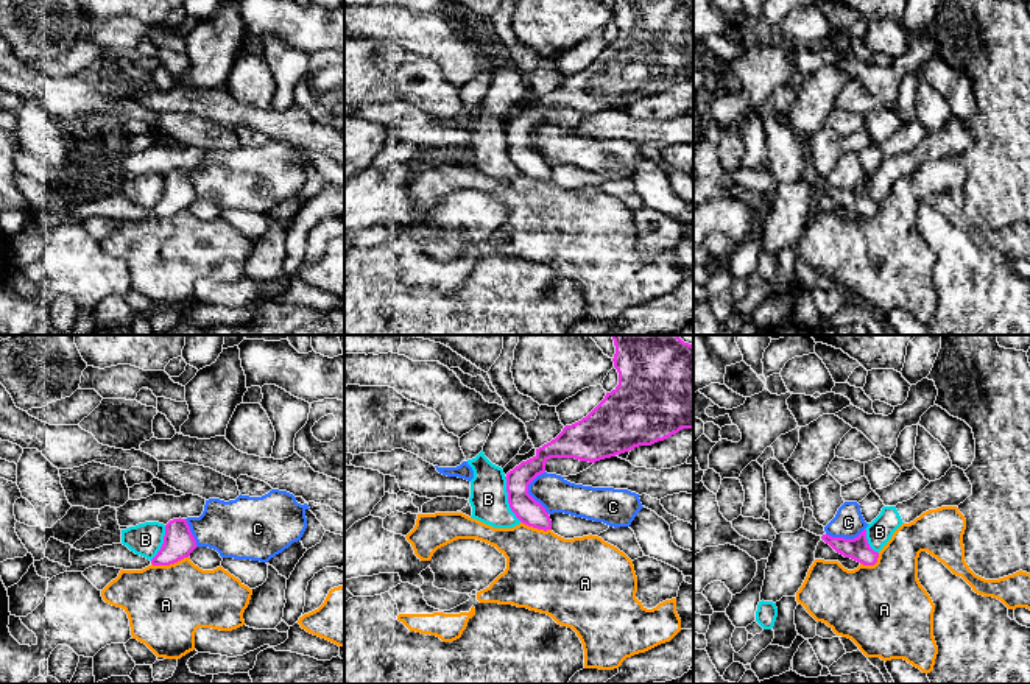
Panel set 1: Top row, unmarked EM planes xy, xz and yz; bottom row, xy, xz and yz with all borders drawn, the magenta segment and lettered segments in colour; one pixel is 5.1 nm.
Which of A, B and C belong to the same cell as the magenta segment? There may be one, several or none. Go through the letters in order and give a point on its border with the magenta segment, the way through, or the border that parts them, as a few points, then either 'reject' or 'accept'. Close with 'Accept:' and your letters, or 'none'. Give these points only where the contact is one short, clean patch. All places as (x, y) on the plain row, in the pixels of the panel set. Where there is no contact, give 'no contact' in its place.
A: xy (169, 215) | reject
B: xz (508, 150) | along xz (504, 128), (508, 158), (521, 172) | reject
C: xz (527, 142) | along xz (544, 122), (529, 136), (529, 144), (549, 164) | reject
Accept: none

